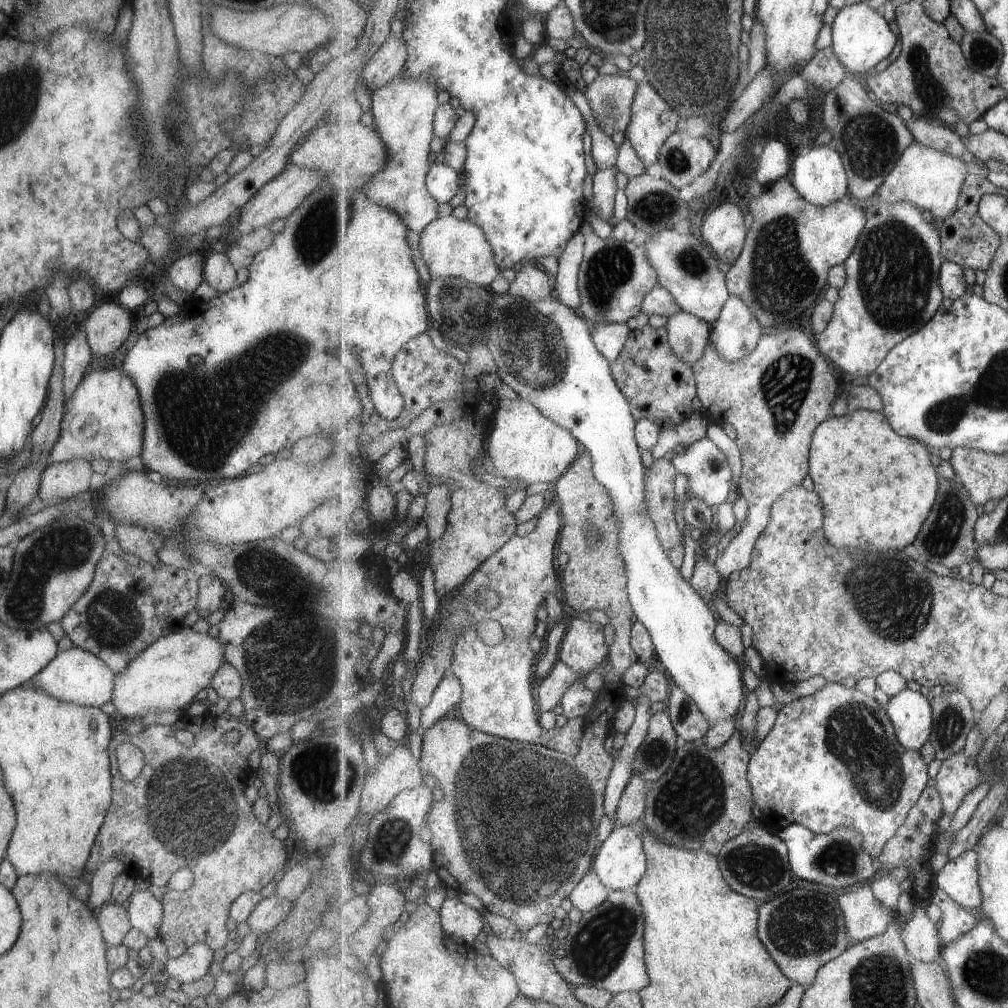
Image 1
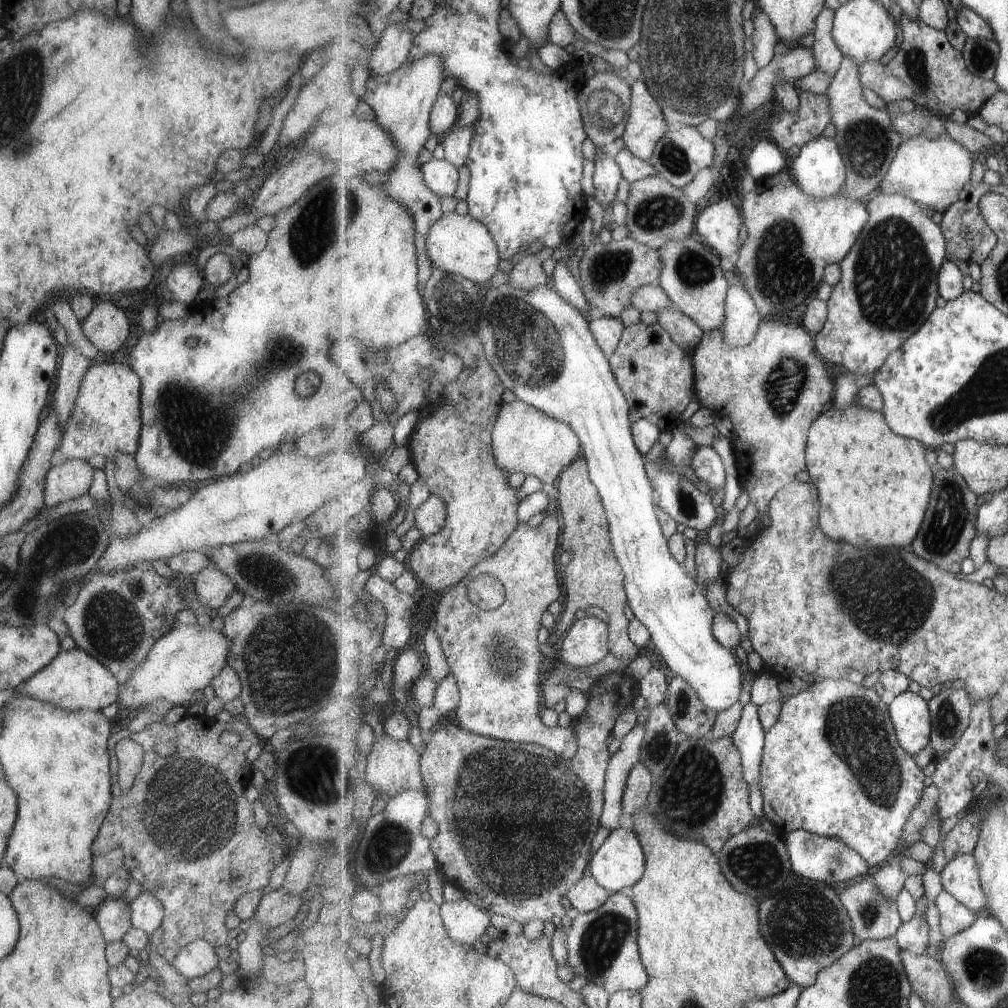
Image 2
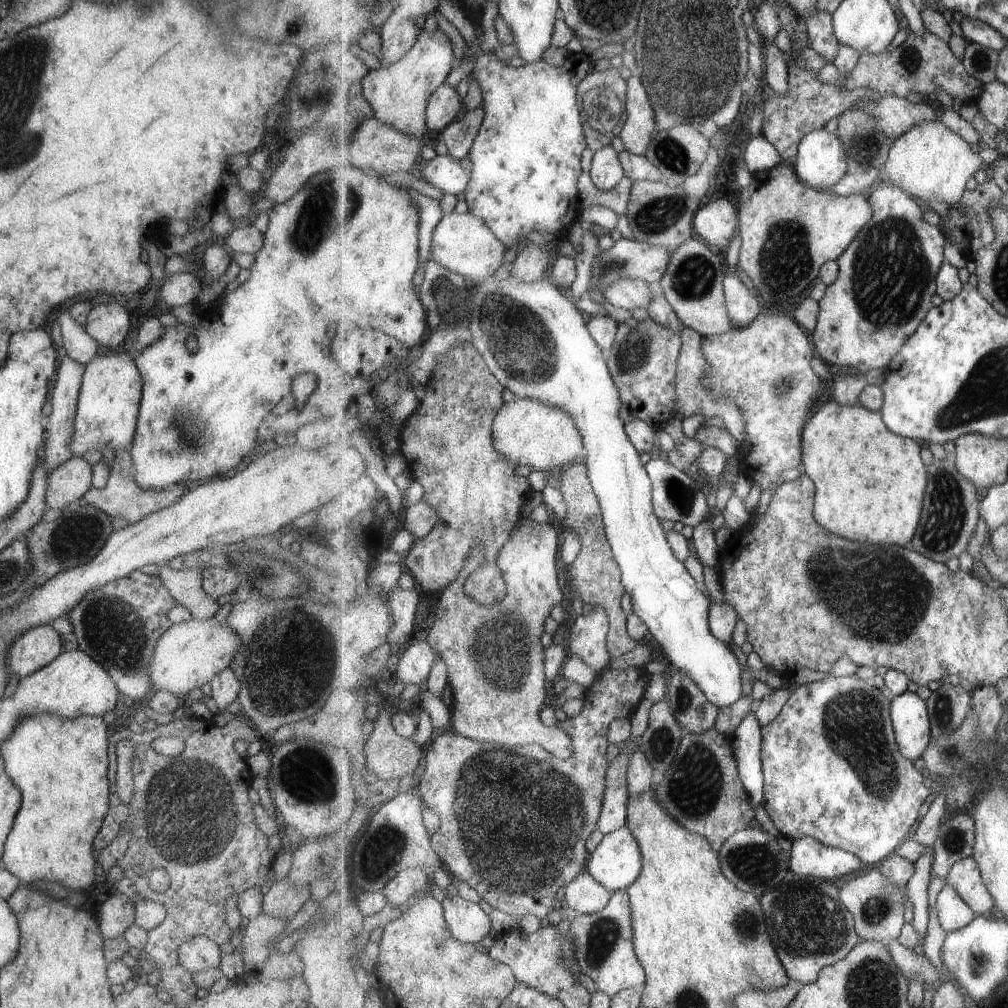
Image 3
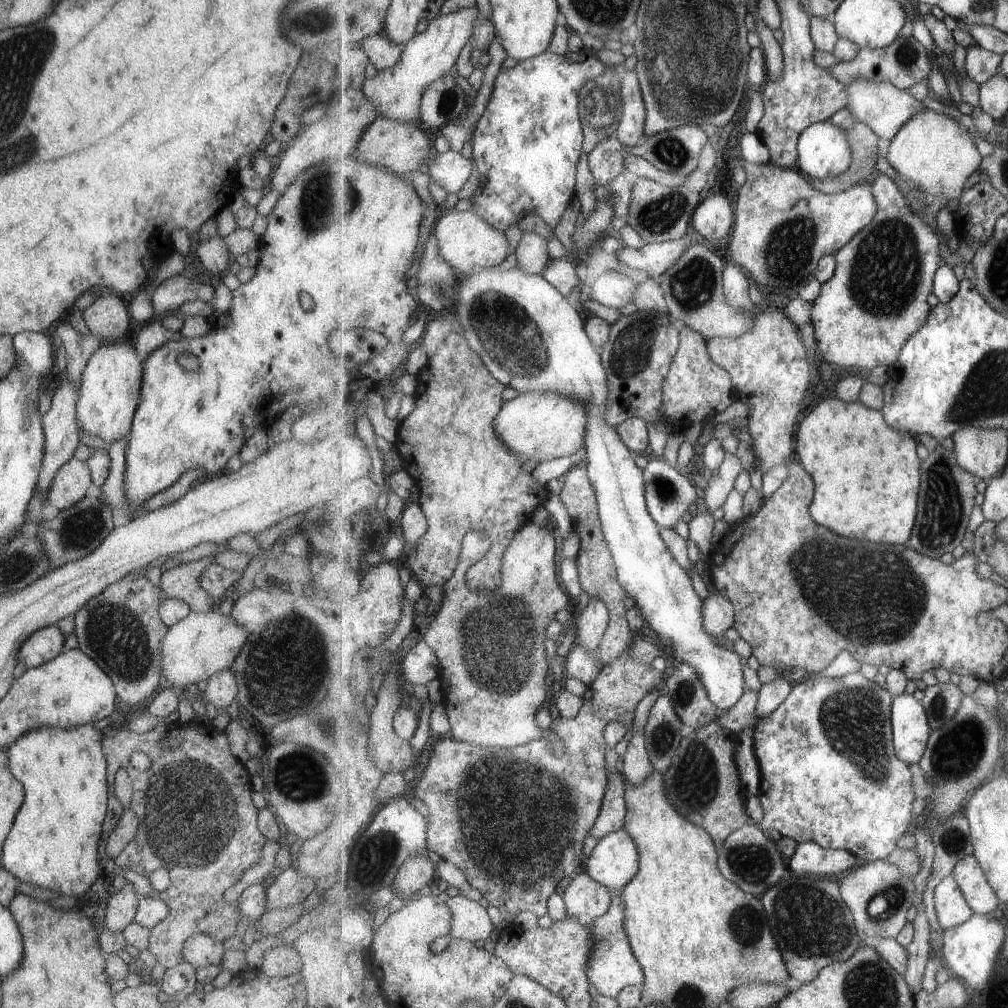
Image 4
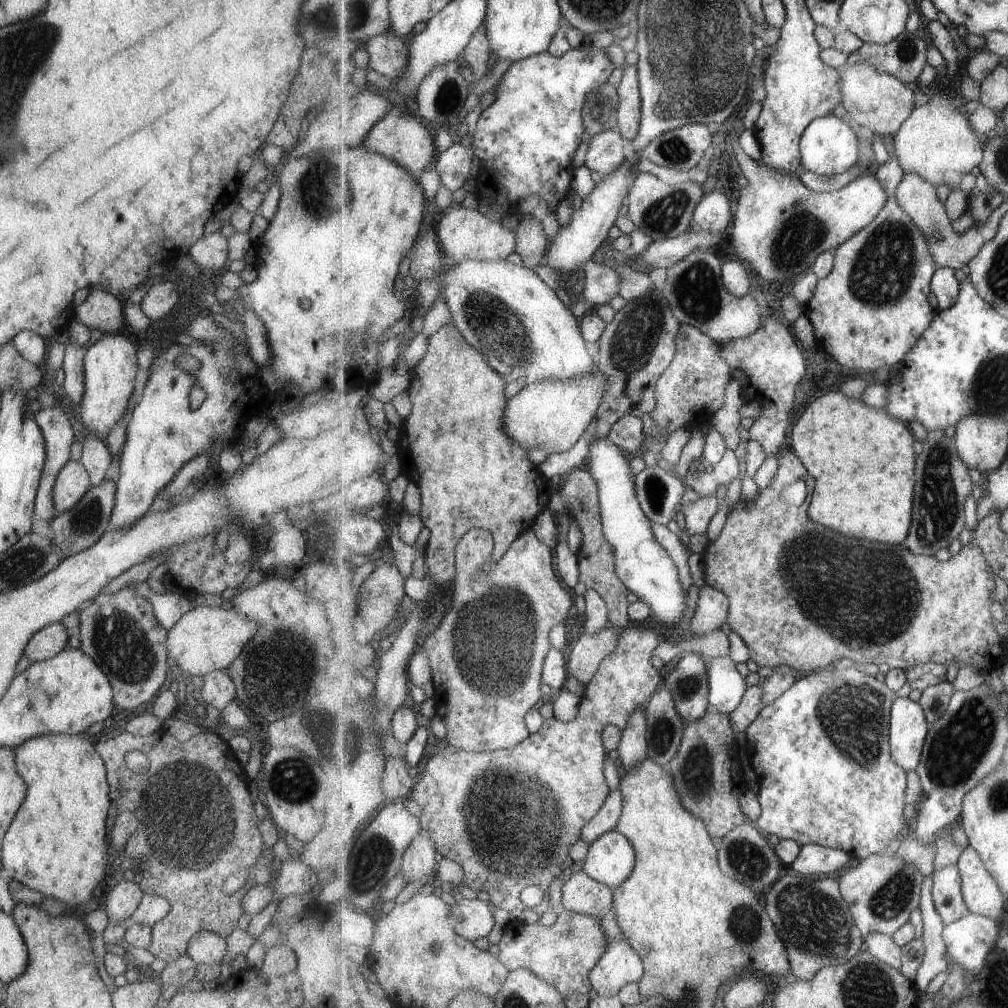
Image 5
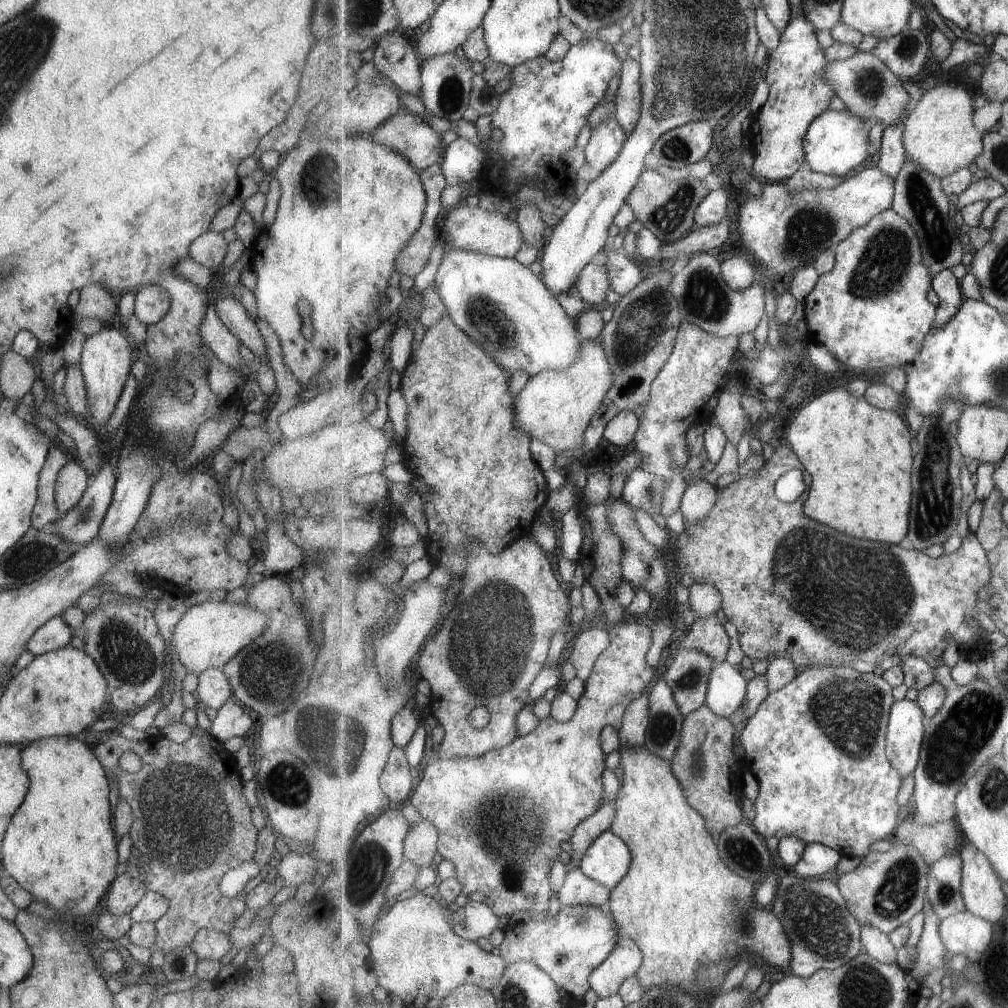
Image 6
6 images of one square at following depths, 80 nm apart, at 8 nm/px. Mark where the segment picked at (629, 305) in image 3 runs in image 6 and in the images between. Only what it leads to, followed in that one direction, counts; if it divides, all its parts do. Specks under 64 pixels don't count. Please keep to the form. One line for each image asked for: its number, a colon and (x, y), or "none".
4: (611, 288)
5: (602, 283)
6: (594, 283)

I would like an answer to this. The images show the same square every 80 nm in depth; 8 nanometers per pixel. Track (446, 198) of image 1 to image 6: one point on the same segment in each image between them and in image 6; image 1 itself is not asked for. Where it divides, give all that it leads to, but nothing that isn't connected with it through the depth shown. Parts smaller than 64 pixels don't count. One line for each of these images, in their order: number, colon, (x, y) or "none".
2: (441, 176)
3: (445, 173)
4: (451, 171)
5: (454, 165)
6: (463, 160)

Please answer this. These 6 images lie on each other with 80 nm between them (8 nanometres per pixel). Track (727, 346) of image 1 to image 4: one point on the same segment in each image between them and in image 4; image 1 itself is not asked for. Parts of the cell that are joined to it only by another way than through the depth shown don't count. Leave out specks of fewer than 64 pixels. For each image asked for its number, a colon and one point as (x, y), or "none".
2: (743, 320)
3: (743, 307)
4: (736, 281)

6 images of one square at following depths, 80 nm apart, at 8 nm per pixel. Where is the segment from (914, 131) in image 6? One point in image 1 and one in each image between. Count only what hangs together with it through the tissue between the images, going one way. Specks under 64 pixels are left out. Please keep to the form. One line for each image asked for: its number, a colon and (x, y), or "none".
1: (931, 179)
2: (933, 173)
3: (931, 162)
4: (933, 151)
5: (937, 142)

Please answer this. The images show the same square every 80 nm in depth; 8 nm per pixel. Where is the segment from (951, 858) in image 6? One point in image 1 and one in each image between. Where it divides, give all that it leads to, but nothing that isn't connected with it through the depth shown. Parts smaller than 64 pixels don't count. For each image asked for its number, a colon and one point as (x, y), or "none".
1: (956, 920)
2: (955, 917)
3: (954, 913)
4: (953, 909)
5: (949, 898)

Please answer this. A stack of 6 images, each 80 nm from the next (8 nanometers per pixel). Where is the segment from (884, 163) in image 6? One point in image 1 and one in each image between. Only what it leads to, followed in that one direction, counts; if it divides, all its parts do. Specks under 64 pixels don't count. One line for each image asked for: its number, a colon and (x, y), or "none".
1: (893, 289)
2: (891, 279)
3: (887, 277)
4: (878, 298)
5: (869, 312)

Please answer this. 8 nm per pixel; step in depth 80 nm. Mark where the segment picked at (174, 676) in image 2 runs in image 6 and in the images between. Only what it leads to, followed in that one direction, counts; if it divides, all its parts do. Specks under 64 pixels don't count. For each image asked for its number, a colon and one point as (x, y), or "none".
3: (188, 654)
4: (194, 648)
5: (205, 639)
6: (208, 634)

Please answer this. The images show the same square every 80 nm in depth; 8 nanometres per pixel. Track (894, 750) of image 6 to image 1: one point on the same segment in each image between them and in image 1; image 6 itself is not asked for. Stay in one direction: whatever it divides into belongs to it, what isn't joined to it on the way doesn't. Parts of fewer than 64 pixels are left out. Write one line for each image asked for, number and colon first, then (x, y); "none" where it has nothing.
1: (911, 712)
2: (910, 712)
3: (912, 726)
4: (911, 731)
5: (909, 728)

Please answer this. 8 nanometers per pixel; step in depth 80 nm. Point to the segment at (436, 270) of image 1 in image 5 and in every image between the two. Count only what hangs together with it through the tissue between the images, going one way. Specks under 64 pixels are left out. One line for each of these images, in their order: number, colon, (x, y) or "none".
2: (462, 245)
3: (463, 243)
4: (467, 241)
5: (464, 234)

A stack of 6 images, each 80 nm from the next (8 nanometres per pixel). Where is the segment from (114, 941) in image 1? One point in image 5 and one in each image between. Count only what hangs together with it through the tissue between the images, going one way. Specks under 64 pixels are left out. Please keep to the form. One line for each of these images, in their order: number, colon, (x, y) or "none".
2: (113, 913)
3: (116, 914)
4: (121, 907)
5: (121, 900)

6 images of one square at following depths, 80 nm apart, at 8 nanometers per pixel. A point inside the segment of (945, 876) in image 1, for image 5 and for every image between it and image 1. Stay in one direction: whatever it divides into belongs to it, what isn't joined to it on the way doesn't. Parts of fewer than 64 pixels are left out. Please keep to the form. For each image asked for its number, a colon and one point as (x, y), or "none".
2: (961, 877)
3: (966, 875)
4: (982, 898)
5: (982, 893)

